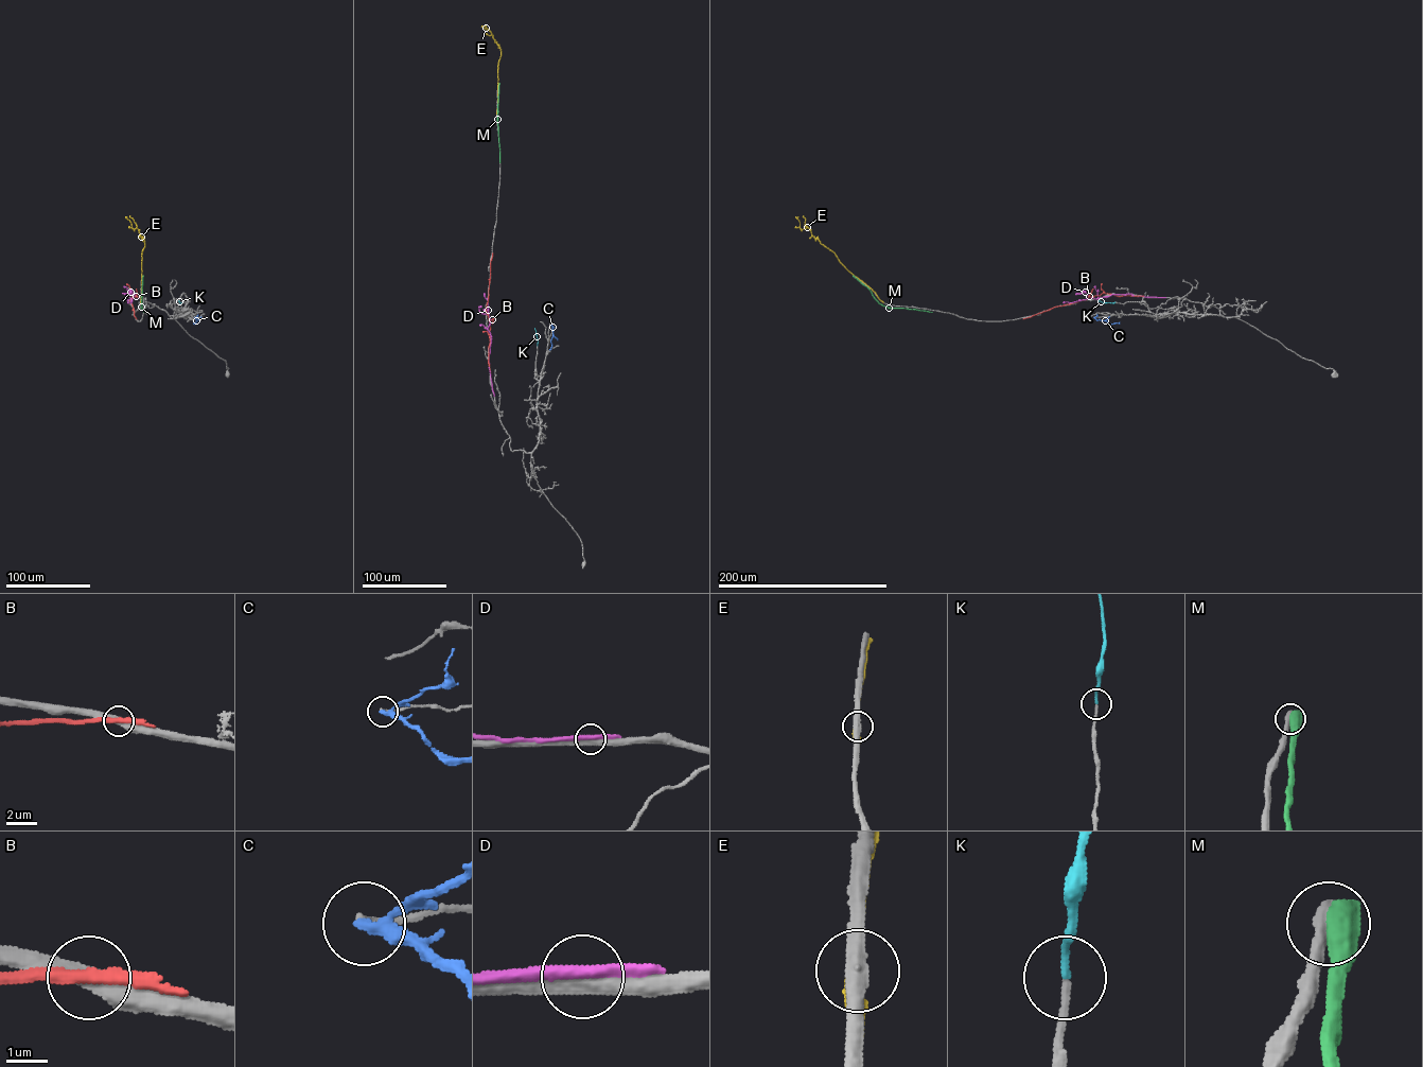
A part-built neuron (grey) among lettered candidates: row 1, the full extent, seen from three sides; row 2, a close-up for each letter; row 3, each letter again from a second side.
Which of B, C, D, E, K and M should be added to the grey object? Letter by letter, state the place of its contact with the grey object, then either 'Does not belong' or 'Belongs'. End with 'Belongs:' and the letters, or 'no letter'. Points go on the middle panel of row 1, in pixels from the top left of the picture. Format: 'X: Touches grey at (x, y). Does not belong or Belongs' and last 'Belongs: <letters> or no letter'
B: Touches grey at (490, 372). Does not belong
C: Touches grey at (550, 324). Does not belong
D: Touches grey at (493, 394). Does not belong
E: Touches grey at (496, 112). Does not belong
K: Touches grey at (537, 345). Belongs
M: Touches grey at (498, 83). Does not belong
Belongs: K

